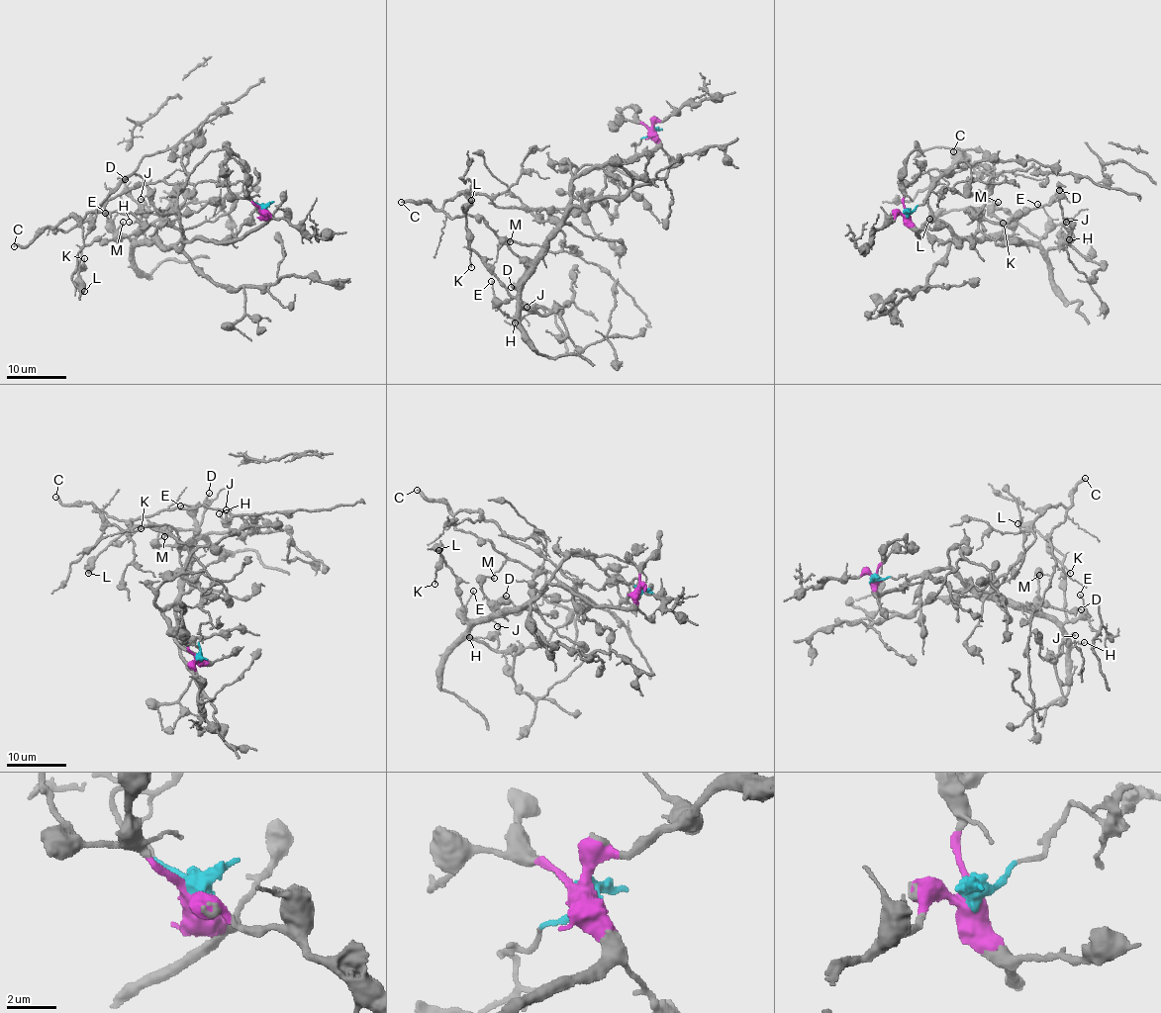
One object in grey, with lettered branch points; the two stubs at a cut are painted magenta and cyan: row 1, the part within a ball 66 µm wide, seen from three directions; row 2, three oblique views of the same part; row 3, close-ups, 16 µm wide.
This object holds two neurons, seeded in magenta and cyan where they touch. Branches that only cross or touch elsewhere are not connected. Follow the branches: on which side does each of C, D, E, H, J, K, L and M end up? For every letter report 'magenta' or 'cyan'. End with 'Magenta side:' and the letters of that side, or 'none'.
C: cyan
D: magenta
E: magenta
H: magenta
J: magenta
K: magenta
L: magenta
M: magenta
Magenta side: D, E, H, J, K, L, M

